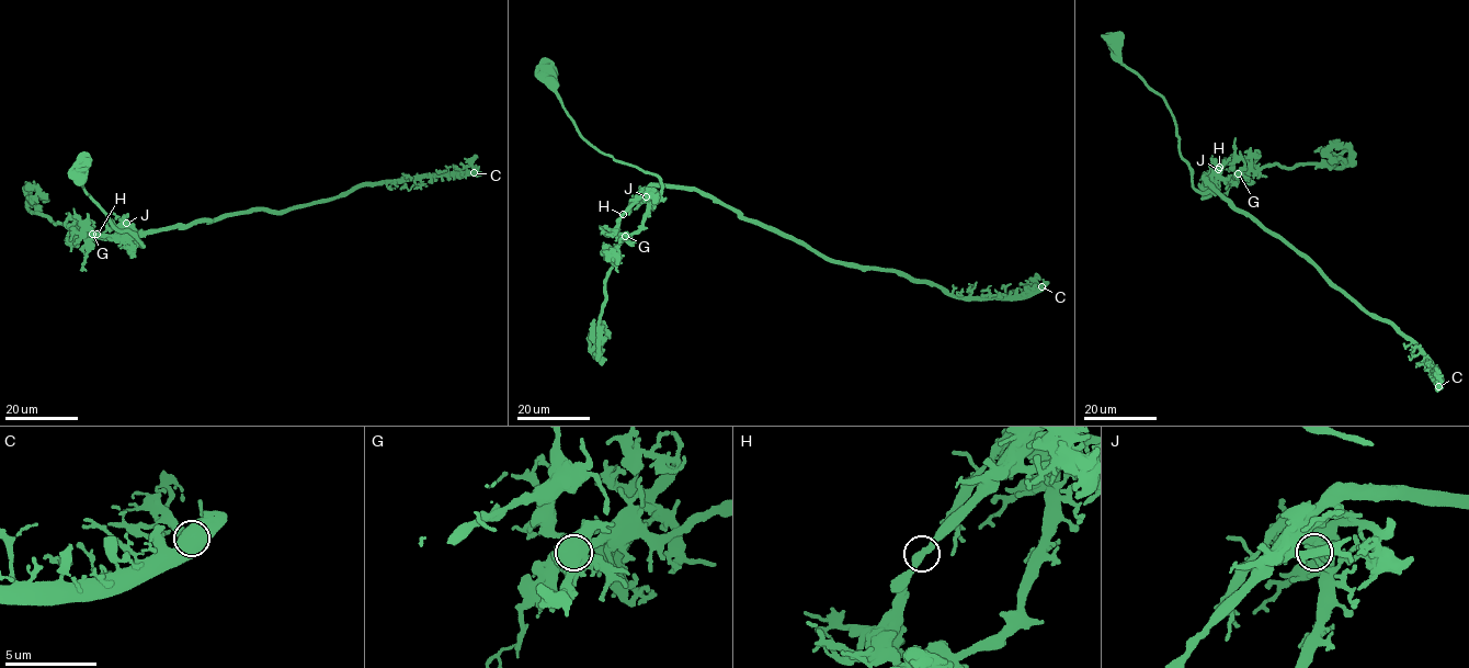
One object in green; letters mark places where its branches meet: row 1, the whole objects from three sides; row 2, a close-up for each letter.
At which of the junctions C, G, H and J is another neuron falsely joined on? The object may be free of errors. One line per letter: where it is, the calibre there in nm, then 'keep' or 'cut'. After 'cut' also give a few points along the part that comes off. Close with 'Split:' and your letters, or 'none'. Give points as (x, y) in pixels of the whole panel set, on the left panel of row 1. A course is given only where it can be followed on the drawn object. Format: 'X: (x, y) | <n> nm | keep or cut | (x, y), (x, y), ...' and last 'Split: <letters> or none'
C: (474, 172) | 800 nm | keep
G: (92, 234) | 1050 nm | cut | (92, 235), (83, 231), (132, 236), (251, 210), (279, 213), (369, 183), (467, 171), (475, 156)
H: (97, 234) | 440 nm | keep
J: (126, 223) | 600 nm | keep
Split: G

